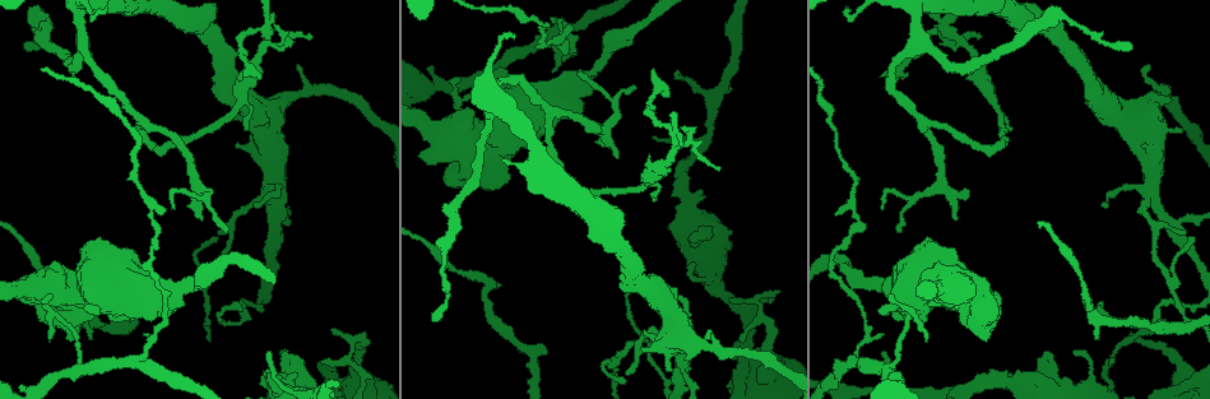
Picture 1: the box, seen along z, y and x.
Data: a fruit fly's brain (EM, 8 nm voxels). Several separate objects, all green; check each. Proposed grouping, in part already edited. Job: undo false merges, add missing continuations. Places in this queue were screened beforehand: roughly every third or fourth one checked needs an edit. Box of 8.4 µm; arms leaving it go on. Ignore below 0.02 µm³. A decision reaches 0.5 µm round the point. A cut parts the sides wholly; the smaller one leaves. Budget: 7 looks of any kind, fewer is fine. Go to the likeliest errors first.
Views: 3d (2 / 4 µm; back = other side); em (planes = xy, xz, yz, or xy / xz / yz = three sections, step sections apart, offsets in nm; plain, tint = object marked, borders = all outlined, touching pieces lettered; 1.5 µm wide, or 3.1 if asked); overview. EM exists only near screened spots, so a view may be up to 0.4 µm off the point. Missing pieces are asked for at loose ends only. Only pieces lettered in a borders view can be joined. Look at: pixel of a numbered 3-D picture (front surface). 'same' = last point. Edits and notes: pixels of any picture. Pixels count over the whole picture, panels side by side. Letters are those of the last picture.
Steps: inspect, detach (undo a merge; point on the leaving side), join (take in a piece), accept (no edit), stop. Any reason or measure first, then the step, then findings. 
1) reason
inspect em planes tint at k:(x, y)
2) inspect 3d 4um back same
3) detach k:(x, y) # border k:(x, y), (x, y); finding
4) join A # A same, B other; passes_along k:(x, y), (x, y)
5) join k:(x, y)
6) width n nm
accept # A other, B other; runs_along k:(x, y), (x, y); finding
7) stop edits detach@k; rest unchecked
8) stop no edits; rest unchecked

free end
inspect 3d 4um at 1:(256, 204)

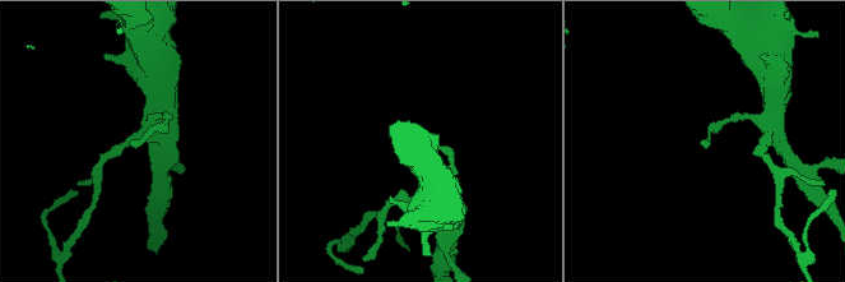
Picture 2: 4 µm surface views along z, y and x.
inspect em planes tint at 2:(129, 142)

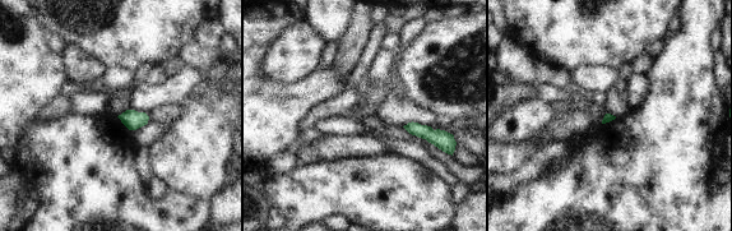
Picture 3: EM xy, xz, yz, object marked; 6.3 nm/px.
see the neighbours
inspect em planes borders same

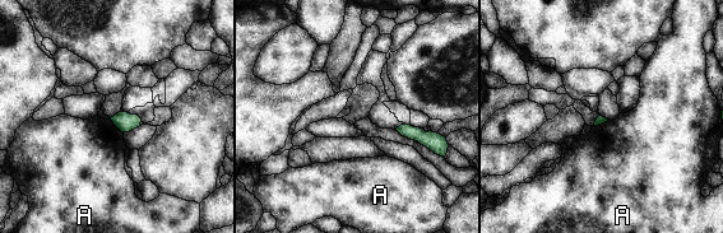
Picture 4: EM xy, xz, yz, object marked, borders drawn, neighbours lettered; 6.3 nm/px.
accept # A other; border 4:(110, 119), (121, 133); none of them fits

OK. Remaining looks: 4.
tapers out
inspect 3d 2um at 1:(927, 339)

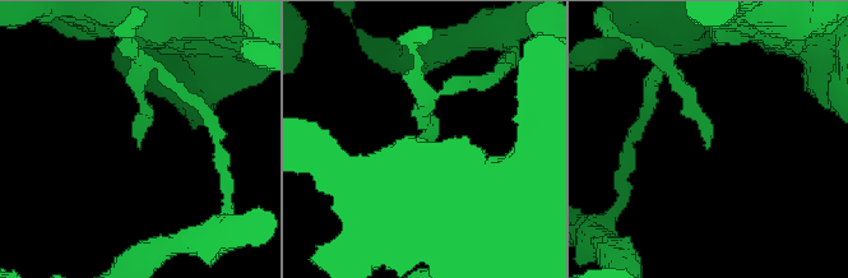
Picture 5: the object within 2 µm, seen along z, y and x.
inspect em planes borders at 5:(426, 136)

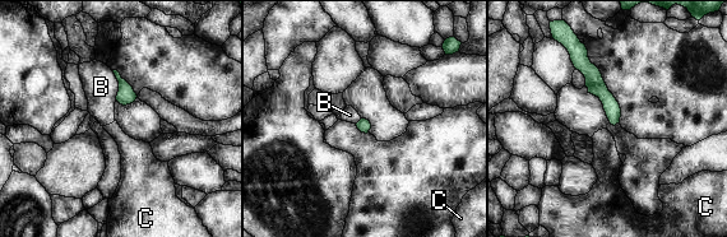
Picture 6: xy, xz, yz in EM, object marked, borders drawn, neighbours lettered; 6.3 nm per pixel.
longest_contact B 190 nm
accept # B other, C other; runs_along 6:(570, 45), (607, 98), (615, 120); none of them fits

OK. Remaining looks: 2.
stop no edits; rest unchecked

